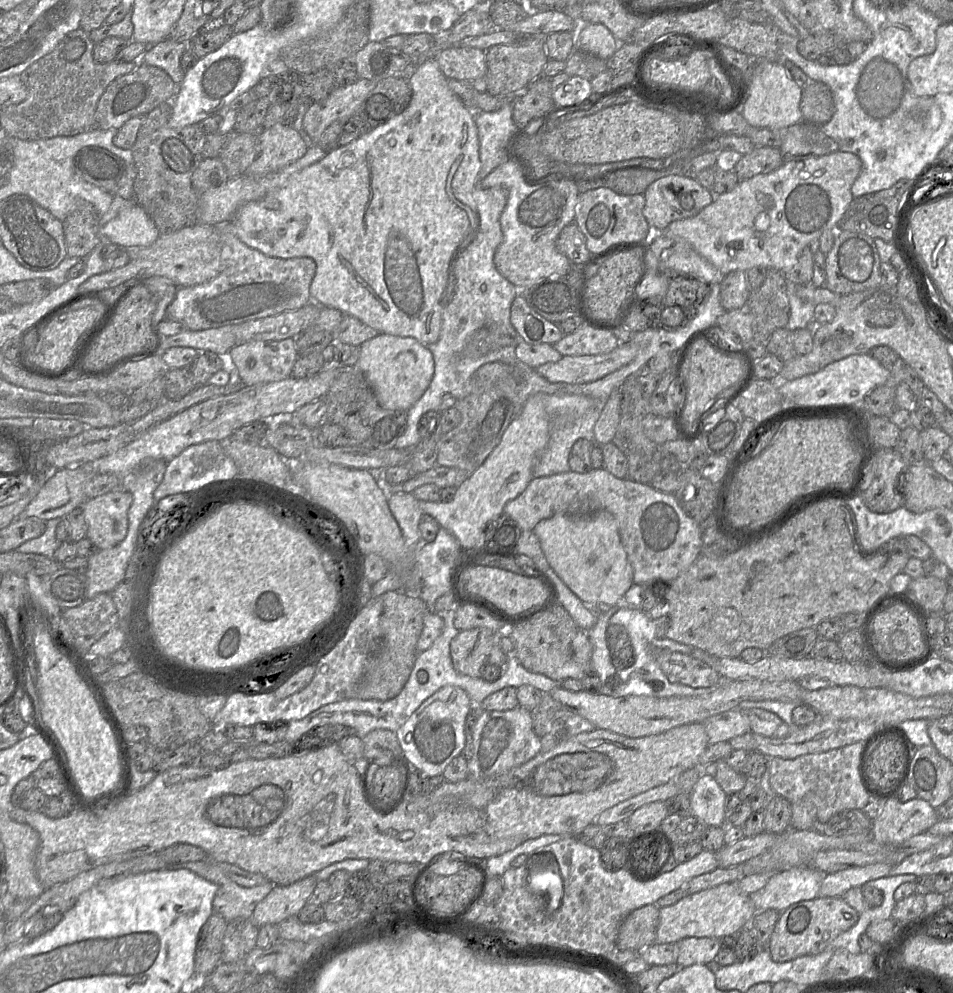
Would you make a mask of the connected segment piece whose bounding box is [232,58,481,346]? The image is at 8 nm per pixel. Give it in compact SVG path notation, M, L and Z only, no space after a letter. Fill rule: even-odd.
M436 58L419 65L409 84L413 92L412 99L401 114L373 128L357 140L337 147L319 162L293 173L282 186L269 191L262 199L244 204L236 212L232 222L236 227L238 238L264 255L282 259L312 258L316 263L315 276L310 285L312 302L322 307L338 309L344 315L356 317L377 330L379 334L412 337L427 346L438 341L442 312L453 295L452 260L455 260L475 239L479 231L479 216L473 198L473 189L481 169L480 145L474 112L468 109L449 88L448 78L440 70Z

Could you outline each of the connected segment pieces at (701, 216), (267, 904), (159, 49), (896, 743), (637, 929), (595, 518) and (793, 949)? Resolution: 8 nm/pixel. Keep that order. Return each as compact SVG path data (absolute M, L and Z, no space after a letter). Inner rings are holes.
M839 150L823 156L785 160L782 166L771 173L740 180L732 191L715 195L712 203L697 215L672 222L664 232L688 242L724 275L753 267L787 272L797 263L800 253L811 241L819 239L828 229L837 231L837 223L854 199L851 187L861 169L862 162L858 156Z
M309 875L289 885L276 885L253 910L250 921L261 927L266 924L278 925L282 921L296 916L306 905L317 880Z
M169 38L148 46L139 62L164 70L172 80L180 85L185 72L181 66L181 57L188 49L188 42L177 42Z
M895 733L874 738L865 754L863 770L866 782L873 788L887 790L900 778L905 763L902 740Z
M647 904L632 911L619 927L616 947L641 951L653 944L656 939L658 919L659 908L654 904Z
M601 510L588 515L555 514L538 522L533 532L539 539L550 567L584 604L605 609L622 603L624 594L634 583L633 567L621 543L617 521L610 512Z
M817 897L796 902L779 912L771 934L768 951L775 962L786 962L800 956L821 953L839 934L850 929L859 913L842 897Z

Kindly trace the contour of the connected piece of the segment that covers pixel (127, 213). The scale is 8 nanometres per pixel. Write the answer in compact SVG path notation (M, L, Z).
M140 205L127 207L100 227L102 237L129 250L151 246L160 236L153 220Z

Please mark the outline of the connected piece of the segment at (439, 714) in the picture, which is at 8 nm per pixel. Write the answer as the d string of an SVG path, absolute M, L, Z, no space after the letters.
M447 685L427 698L410 718L396 731L402 754L412 768L423 776L441 776L453 758L462 754L465 746L465 721L473 707L468 694L461 688Z

